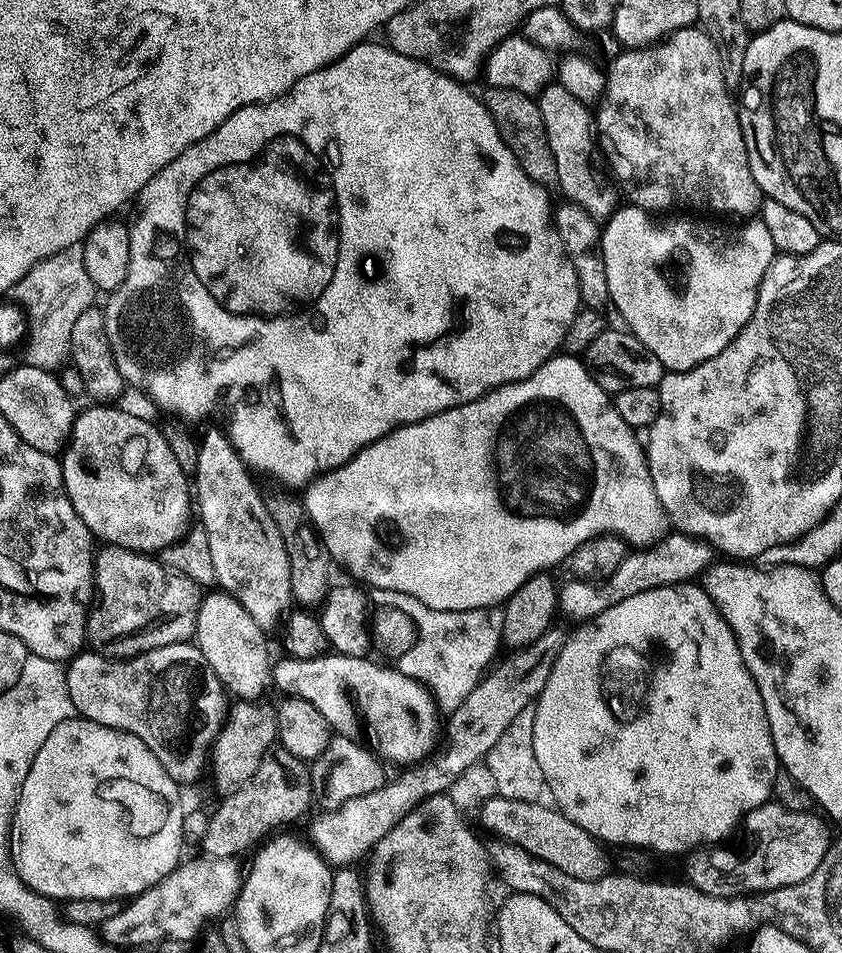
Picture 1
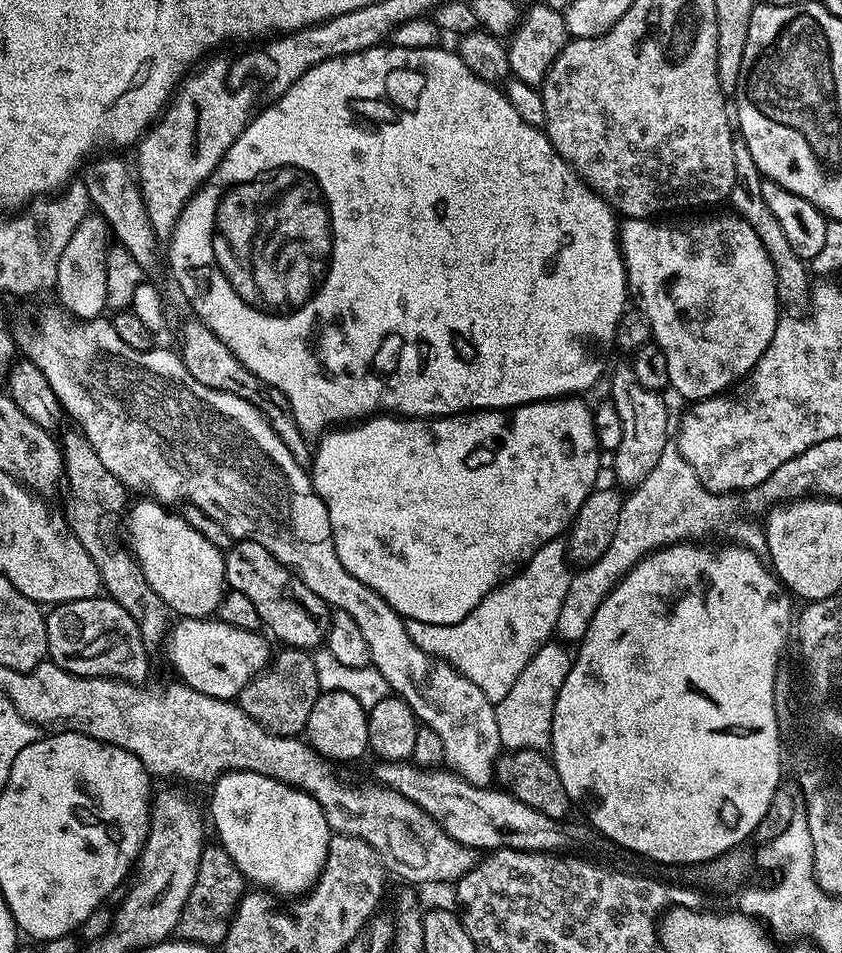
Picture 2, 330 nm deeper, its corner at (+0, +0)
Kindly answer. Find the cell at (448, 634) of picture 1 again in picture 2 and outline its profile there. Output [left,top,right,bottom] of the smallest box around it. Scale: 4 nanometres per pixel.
[407,538,573,705]

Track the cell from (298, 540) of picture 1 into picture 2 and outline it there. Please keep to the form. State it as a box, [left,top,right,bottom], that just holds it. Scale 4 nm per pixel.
[178,318,310,469]

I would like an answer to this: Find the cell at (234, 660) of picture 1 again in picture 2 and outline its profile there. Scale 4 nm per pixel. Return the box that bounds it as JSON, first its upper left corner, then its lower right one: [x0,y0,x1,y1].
[126,498,226,620]

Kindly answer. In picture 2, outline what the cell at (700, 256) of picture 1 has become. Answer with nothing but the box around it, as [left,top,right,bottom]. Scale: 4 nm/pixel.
[166,46,780,438]

